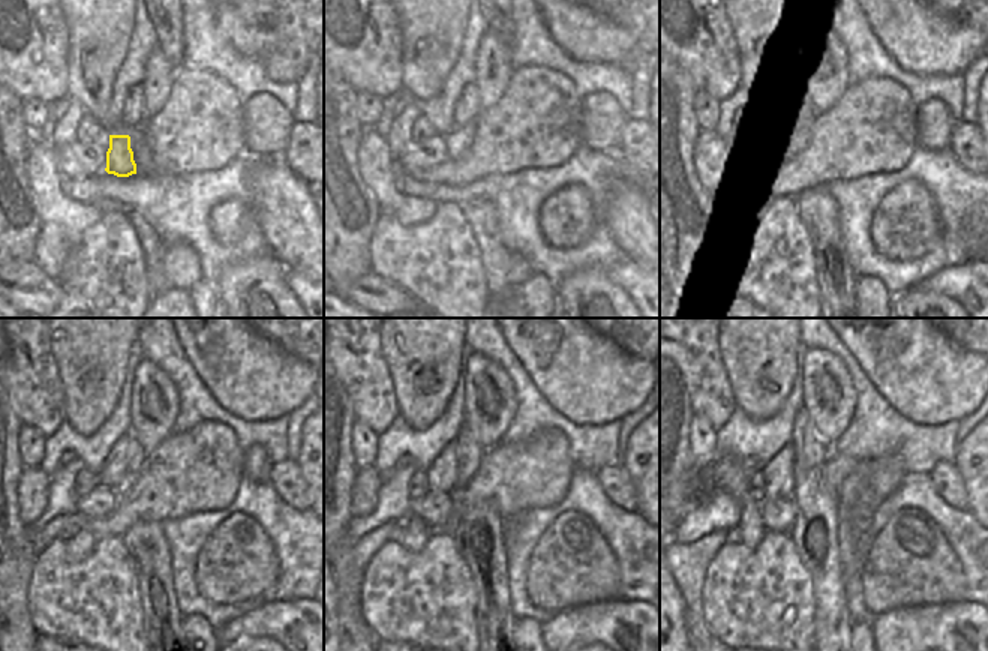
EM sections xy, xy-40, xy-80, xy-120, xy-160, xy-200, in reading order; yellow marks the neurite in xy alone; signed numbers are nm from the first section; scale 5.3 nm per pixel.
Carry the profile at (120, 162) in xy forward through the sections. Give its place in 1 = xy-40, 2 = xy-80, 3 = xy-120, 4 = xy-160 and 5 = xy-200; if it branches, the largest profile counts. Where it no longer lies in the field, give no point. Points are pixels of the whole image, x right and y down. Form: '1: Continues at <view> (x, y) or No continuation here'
1: Continues at xy-40 (458, 141)
2: Continues at xy-80 (792, 146)
3: Continues at xy-120 (135, 453)
4: Continues at xy-160 (470, 453)
5: Continues at xy-200 (808, 449).

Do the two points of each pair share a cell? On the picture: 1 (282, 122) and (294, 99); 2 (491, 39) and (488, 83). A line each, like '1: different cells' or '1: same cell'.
1: different cells
2: same cell

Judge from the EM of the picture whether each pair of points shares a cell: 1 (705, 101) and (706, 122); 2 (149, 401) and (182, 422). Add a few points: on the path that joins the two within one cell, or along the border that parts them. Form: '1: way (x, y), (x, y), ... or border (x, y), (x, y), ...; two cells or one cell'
1: way (705, 105), (706, 117); one cell
2: border (174, 384), (177, 392), (177, 417), (171, 431); two cells

